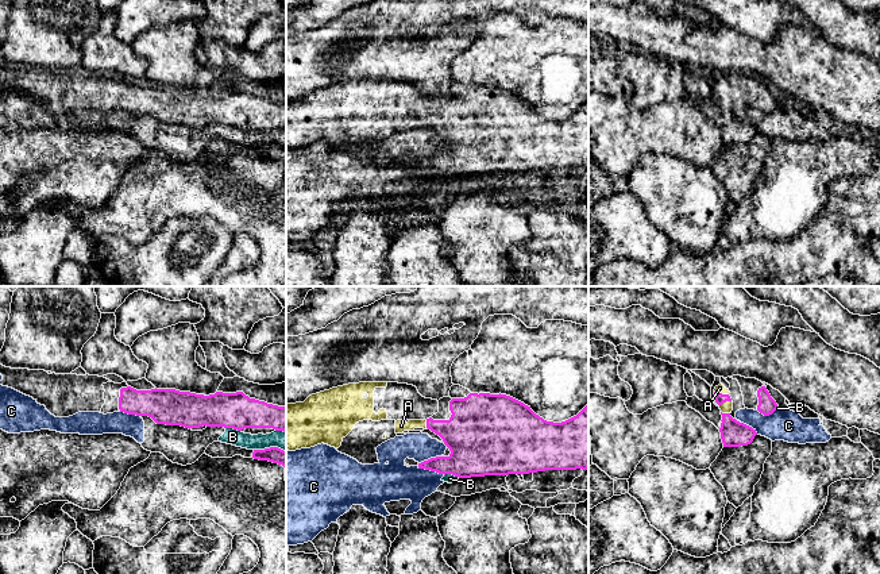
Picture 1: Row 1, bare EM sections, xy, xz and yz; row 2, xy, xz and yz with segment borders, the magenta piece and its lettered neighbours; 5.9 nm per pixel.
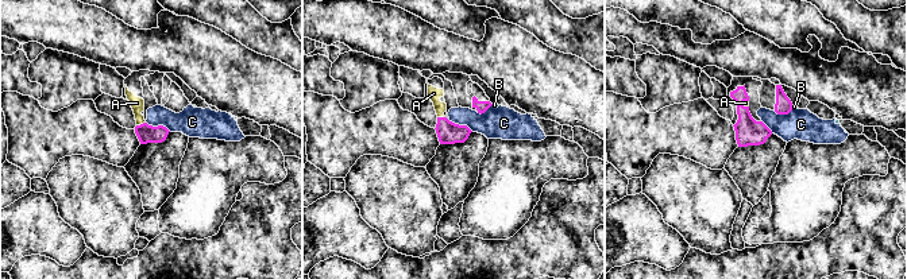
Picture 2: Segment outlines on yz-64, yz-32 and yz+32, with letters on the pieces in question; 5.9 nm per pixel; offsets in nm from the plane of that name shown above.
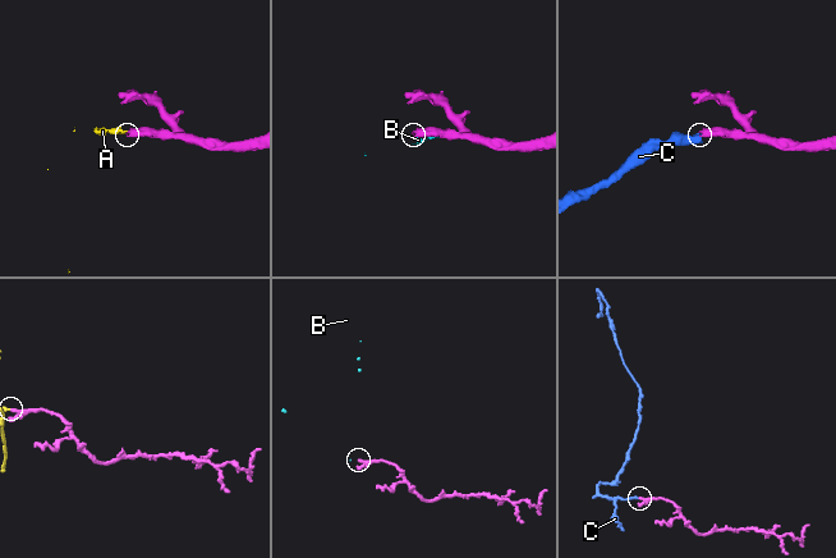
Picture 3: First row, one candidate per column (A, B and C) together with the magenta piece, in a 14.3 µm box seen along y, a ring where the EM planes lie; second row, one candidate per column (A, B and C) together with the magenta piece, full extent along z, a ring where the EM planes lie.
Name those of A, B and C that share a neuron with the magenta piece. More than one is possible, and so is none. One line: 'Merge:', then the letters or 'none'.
Merge: A

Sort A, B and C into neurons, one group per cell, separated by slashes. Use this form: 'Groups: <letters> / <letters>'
Groups: A / B C

